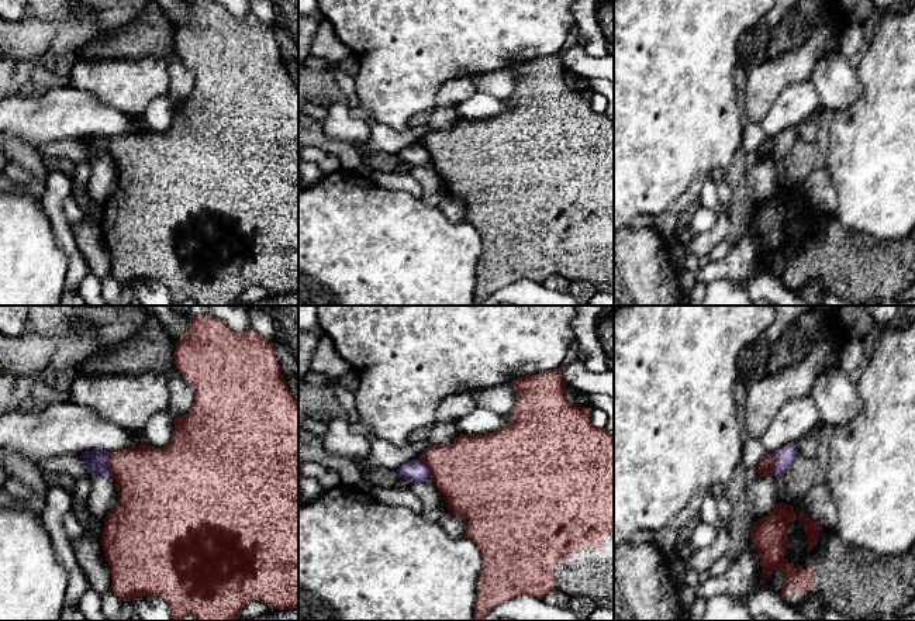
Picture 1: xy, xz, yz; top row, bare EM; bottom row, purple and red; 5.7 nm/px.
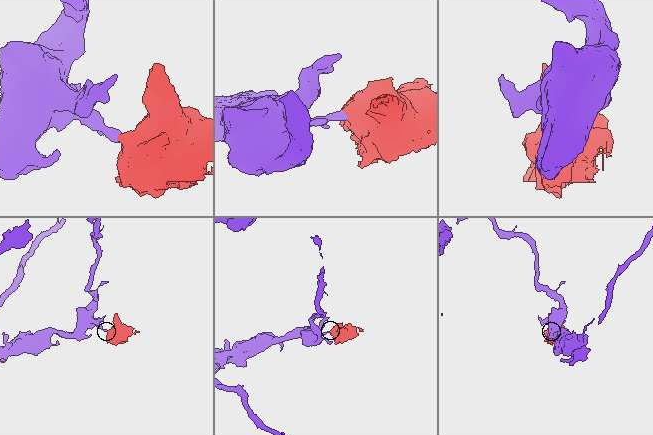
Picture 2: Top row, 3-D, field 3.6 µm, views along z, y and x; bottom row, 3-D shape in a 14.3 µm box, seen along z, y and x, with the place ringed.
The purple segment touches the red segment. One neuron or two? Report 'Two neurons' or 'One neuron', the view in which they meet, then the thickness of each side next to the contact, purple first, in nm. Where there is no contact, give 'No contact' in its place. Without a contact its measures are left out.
Two neurons. Touches purple in xy. Thickness 140 nm (purple) against 380 nm

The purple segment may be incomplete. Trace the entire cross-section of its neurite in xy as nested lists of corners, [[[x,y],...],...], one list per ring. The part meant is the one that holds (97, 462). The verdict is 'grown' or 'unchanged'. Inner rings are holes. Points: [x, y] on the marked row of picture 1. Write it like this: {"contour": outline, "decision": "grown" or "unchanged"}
{"contour": [[[86,451],[82,453],[82,458],[90,475],[111,476],[110,455],[110,452],[104,451]]], "decision": "unchanged"}

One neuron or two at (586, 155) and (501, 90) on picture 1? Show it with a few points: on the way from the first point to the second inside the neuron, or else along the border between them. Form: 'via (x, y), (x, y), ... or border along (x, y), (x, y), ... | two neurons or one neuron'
border along (510, 68), (515, 75), (515, 89), (507, 99) | two neurons

